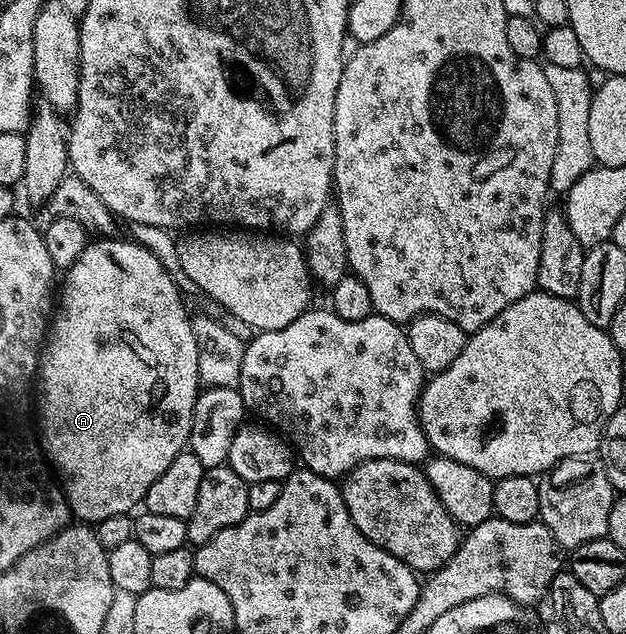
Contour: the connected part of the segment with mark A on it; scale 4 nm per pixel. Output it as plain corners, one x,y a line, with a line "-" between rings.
99,237
96,241
88,242
87,248
81,253
81,257
77,257
77,261
73,266
66,268
64,277
61,279
61,290
57,295
57,310
54,312
53,318
49,323
49,330
45,336
45,342
41,348
39,357
39,369
37,372
37,387
43,392
38,392
37,399
43,404
37,407
37,434
41,440
43,454
49,460
50,466
57,472
58,478
61,480
63,494
67,496
67,503
71,506
71,514
76,520
82,521
87,525
97,525
101,521
105,521
105,517
117,517
118,515
131,515
142,504
145,493
149,489
149,485
153,485
153,481
157,481
157,477
161,477
161,473
165,473
165,469
169,469
173,457
177,457
188,446
191,438
191,422
193,421
193,409
195,401
199,398
201,384
199,382
199,374
197,373
198,361
198,343
195,340
193,329
191,328
192,316
187,315
187,307
183,304
183,299
179,296
179,287
175,284
176,280
161,265
161,261
157,261
157,257
153,257
153,253
148,247
142,247
139,243
132,243
130,238
123,239
103,239
107,237

